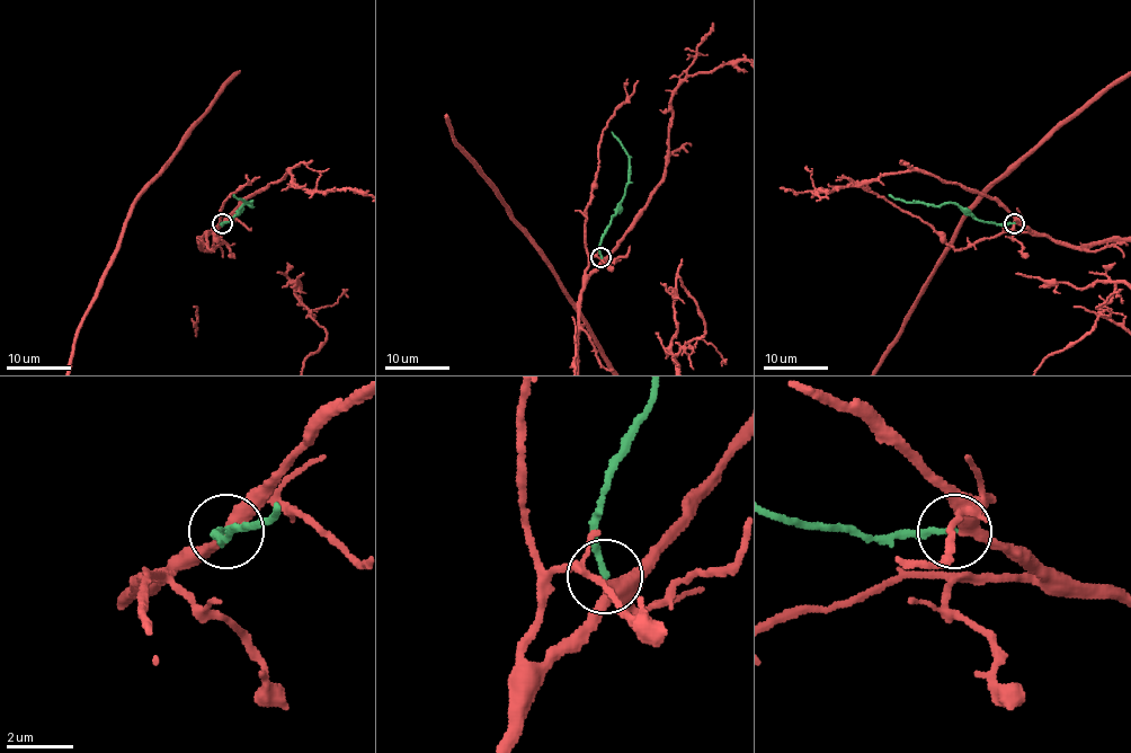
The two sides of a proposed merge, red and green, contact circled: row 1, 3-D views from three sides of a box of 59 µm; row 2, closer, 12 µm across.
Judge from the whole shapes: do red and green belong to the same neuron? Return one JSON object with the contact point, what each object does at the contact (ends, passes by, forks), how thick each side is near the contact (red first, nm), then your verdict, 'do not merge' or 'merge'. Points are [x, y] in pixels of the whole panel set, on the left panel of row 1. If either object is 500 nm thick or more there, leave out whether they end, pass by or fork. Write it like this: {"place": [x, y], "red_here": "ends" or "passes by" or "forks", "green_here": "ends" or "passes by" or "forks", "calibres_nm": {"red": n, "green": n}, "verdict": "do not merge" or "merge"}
{"place": [222, 223], "red_here": "passes by", "green_here": "ends", "calibres_nm": {"red": 380, "green": 190}, "verdict": "merge"}

